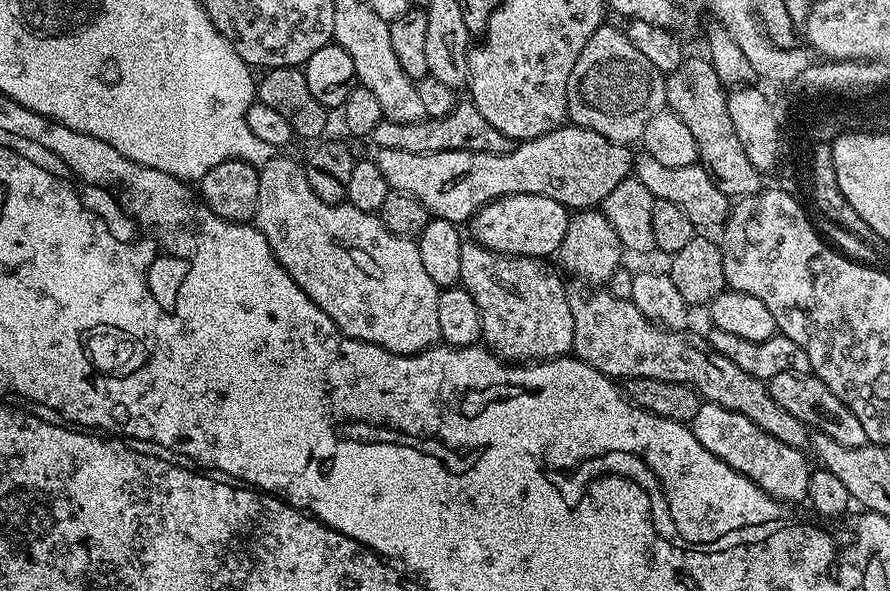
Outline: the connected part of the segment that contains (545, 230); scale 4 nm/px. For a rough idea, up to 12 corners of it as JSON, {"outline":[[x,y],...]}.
{"outline":[[542,194],[490,201],[475,243],[504,256],[552,258],[570,212]]}

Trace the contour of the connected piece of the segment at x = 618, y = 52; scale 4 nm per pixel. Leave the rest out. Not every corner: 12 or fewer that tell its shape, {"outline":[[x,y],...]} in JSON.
{"outline":[[616,28],[588,39],[568,79],[568,120],[643,141],[666,80]]}

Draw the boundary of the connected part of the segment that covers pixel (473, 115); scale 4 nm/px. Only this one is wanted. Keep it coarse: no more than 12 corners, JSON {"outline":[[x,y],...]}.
{"outline":[[470,102],[433,120],[384,118],[377,149],[510,152]]}

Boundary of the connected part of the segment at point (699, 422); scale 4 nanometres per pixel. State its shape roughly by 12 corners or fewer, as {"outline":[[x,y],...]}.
{"outline":[[704,402],[690,427],[781,502],[807,497],[805,453]]}

